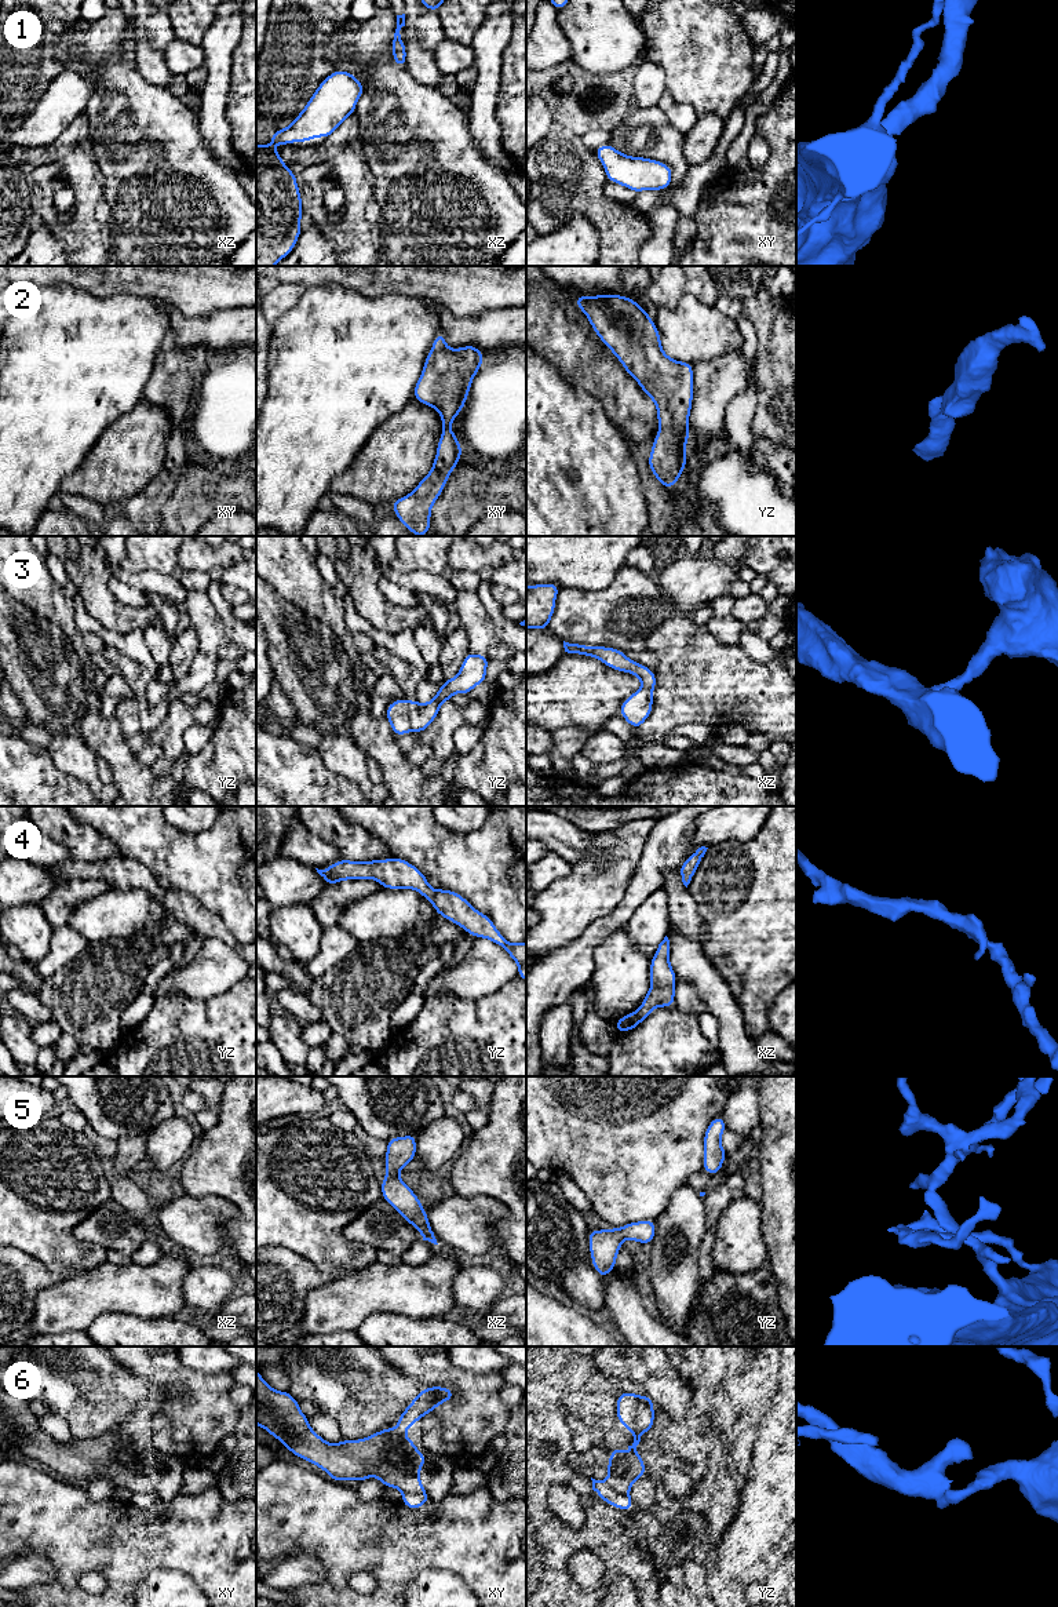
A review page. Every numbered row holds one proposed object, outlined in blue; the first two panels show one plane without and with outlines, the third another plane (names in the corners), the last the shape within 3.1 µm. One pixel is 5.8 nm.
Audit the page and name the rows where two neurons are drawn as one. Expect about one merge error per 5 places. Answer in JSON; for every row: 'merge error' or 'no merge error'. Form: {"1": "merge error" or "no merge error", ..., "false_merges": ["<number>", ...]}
{"1": "no merge error", "2": "no merge error", "3": "no merge error", "4": "no merge error", "5": "no merge error", "6": "merge error", "false_merges": ["6"]}

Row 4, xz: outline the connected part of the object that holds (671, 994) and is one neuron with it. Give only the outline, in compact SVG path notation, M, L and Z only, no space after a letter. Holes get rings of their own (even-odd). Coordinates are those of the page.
M665 936L650 959L650 990L636 1012L625 1014L613 1024L617 1034L636 1028L658 1006L674 1006L675 983L675 970L670 963L670 940Z

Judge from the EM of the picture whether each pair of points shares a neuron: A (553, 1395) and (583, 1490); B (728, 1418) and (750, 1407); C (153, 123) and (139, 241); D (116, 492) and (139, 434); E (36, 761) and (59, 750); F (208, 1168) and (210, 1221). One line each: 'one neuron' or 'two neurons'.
A: two neurons
B: two neurons
C: one neuron
D: one neuron
E: two neurons
F: two neurons

